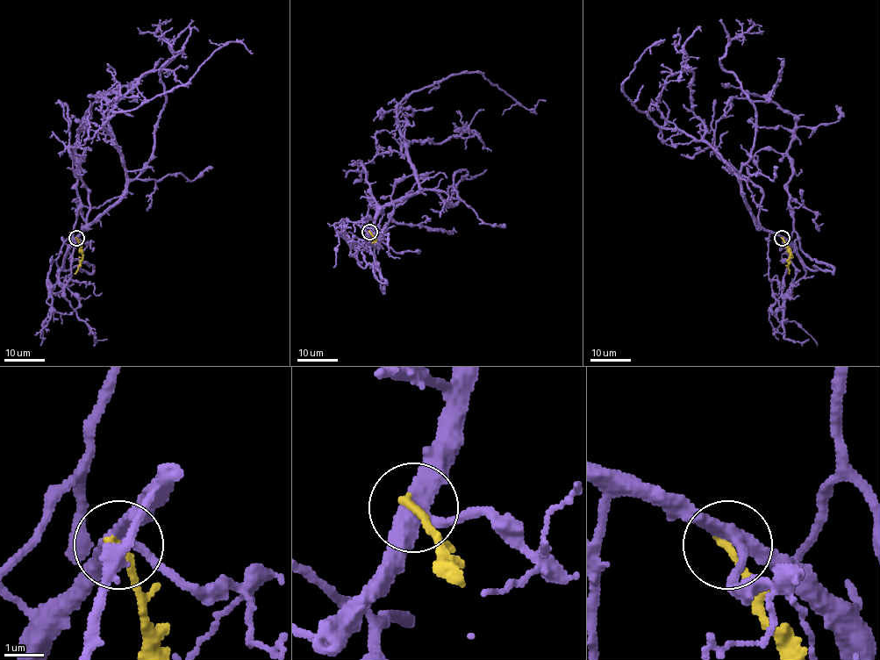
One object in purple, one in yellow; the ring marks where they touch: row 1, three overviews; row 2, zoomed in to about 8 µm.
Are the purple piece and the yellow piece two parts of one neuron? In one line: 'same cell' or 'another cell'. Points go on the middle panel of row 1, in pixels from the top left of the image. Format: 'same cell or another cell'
another cell

